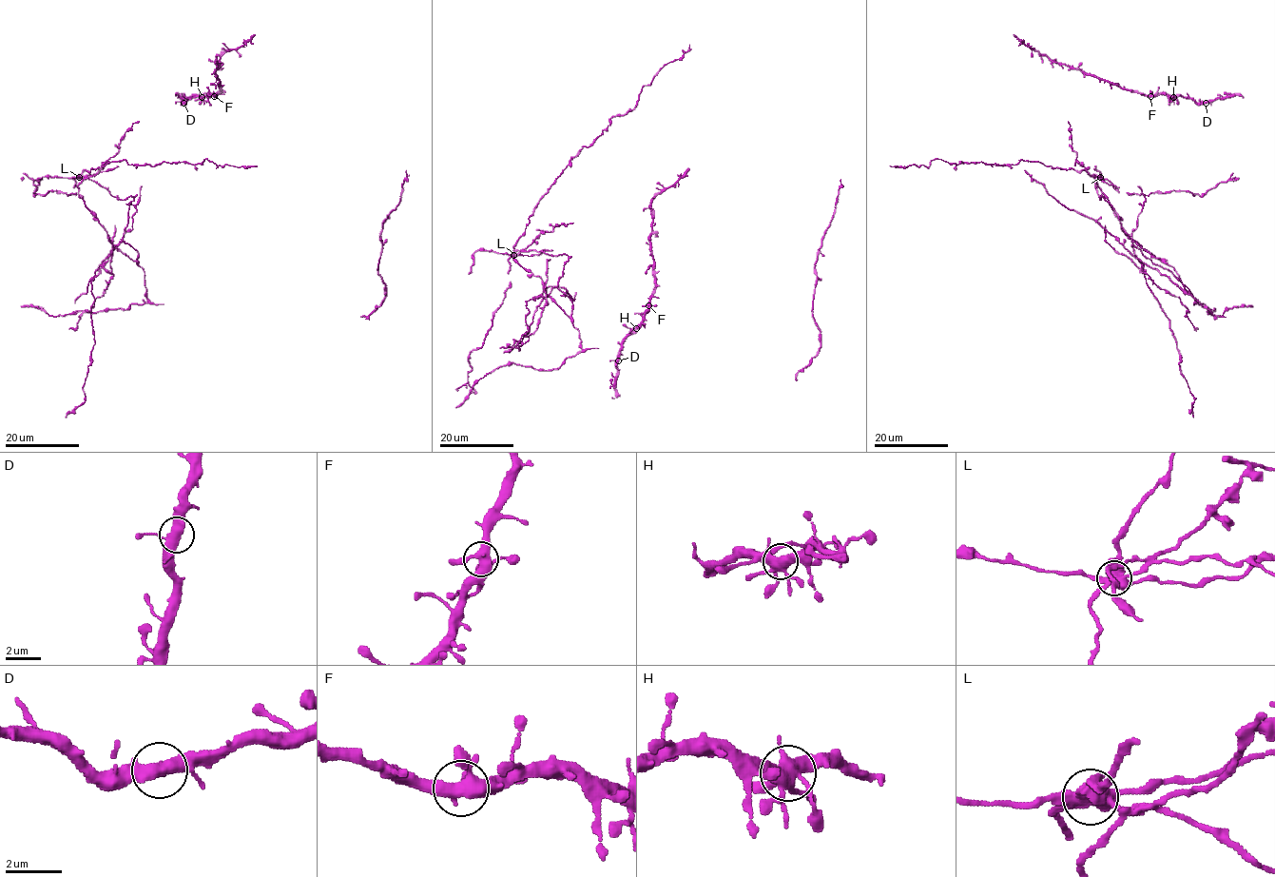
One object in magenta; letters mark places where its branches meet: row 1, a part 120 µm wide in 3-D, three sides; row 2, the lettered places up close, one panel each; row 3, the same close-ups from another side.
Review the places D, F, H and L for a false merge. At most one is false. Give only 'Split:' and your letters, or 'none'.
Split: L

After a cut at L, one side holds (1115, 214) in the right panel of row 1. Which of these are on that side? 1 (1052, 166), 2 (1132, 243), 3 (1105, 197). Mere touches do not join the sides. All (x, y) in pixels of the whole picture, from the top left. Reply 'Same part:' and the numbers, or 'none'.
Same part: 2, 3

